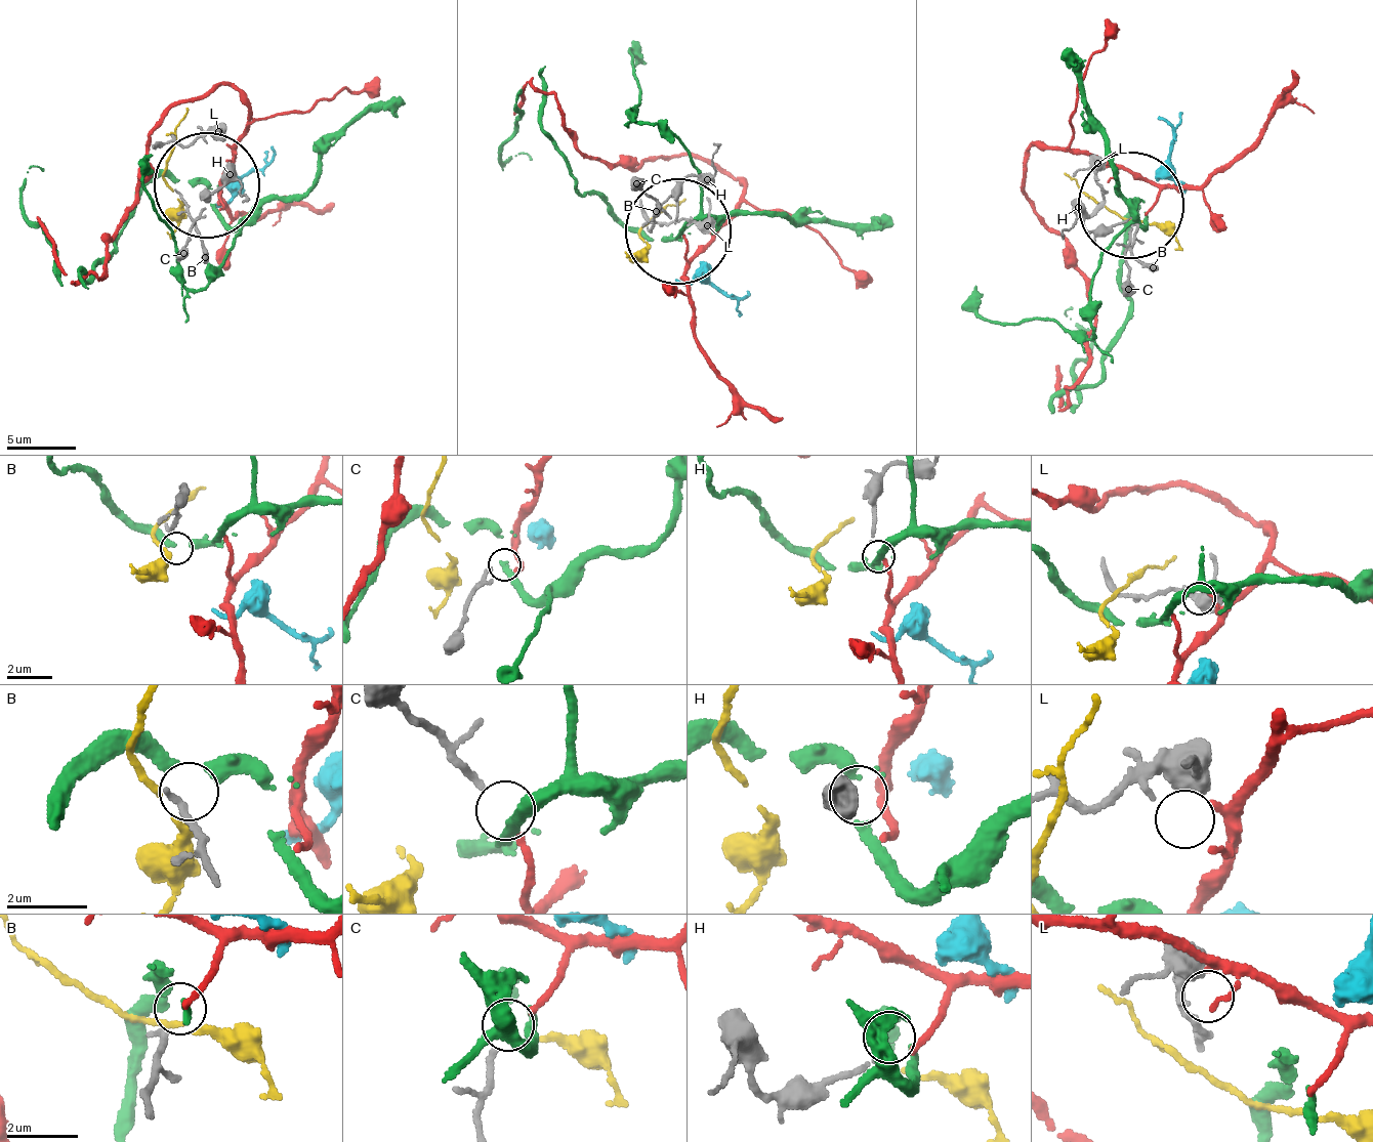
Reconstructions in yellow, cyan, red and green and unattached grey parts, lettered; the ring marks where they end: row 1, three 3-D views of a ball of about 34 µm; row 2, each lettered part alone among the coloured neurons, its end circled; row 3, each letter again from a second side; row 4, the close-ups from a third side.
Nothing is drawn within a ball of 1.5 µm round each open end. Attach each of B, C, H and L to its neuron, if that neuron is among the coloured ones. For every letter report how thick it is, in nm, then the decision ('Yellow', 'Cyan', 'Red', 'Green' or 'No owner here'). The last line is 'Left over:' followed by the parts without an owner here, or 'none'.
B: Thickness 180 nm. No owner here
C: Thickness 150 nm. Red
H: Thickness 130 nm. Green
L: Thickness 440 nm. No owner here
Left over: B, L

